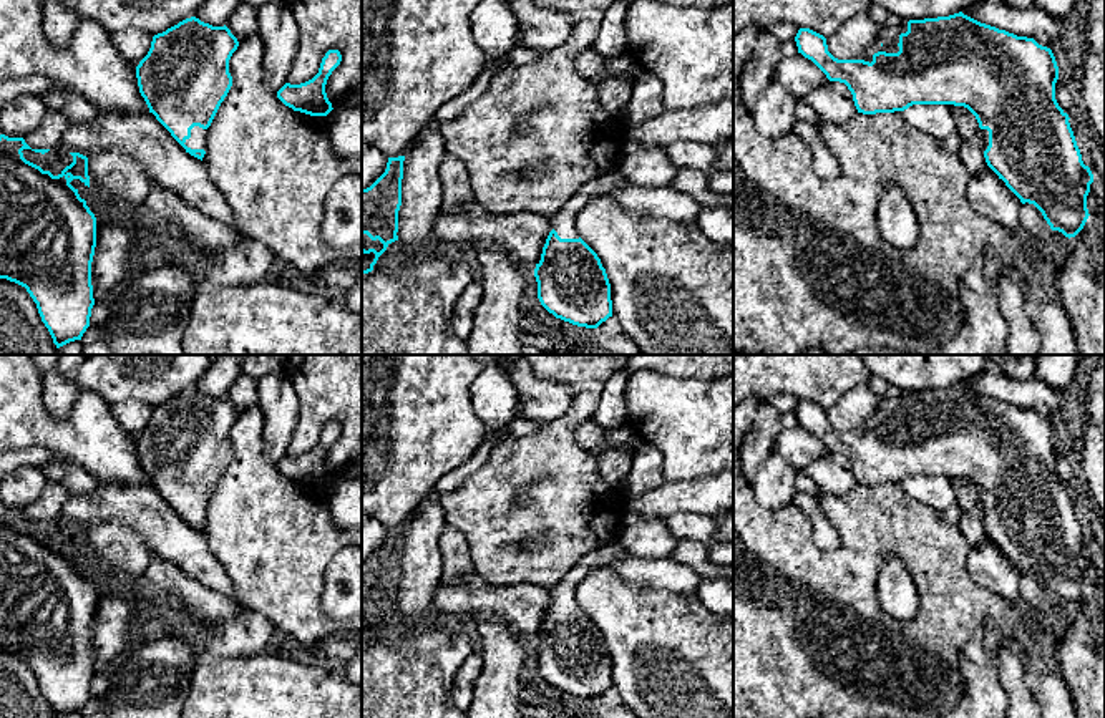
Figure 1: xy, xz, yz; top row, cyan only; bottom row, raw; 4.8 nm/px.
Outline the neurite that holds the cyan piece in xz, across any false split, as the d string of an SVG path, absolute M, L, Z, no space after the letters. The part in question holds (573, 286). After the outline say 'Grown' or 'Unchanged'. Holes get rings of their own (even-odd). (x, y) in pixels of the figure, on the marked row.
M617 172L586 182L551 217L551 232L536 264L538 298L556 318L597 328L612 317L611 284L597 254L581 239L576 214L594 197L629 186Z. Grown

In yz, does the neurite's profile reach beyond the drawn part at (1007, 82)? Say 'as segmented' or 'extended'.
extended

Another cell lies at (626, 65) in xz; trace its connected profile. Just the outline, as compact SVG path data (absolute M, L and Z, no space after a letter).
M624 53L621 56L606 58L606 71L609 75L624 75L634 81L640 73L640 66L629 53Z

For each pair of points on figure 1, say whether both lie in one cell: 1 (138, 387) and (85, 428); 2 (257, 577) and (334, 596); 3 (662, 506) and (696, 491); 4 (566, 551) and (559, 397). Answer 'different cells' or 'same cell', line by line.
1: different cells
2: different cells
3: same cell
4: different cells

